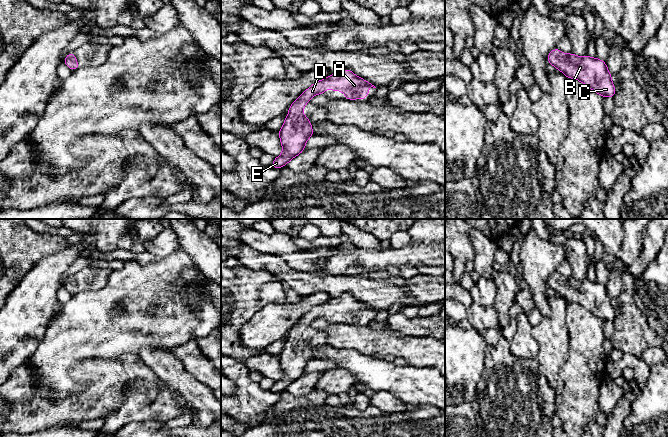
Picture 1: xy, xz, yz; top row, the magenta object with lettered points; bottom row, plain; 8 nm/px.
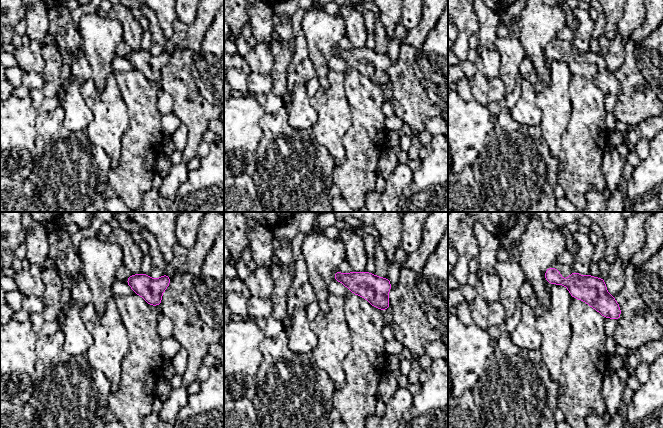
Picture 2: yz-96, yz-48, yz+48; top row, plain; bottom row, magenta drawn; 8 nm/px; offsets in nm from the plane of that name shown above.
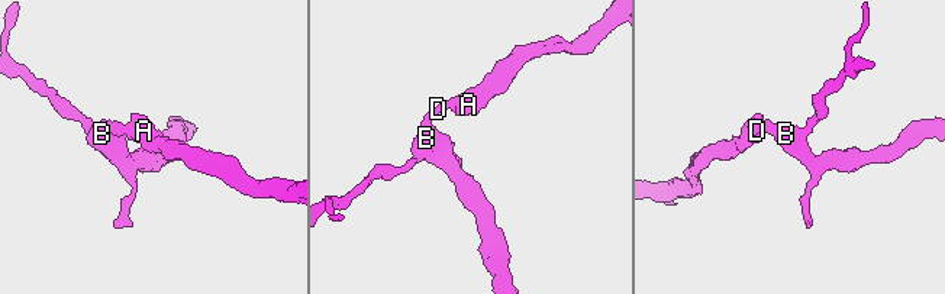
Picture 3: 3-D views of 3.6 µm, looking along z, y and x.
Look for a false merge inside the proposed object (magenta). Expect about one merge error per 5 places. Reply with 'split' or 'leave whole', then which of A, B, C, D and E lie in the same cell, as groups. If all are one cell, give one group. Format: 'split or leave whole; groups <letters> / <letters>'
leave whole; groups A B C D E

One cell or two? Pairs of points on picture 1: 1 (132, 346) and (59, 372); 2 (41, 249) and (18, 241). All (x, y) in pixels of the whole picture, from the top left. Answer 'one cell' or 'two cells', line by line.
1: one cell
2: one cell

